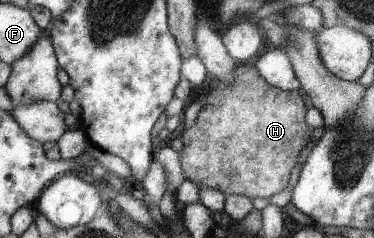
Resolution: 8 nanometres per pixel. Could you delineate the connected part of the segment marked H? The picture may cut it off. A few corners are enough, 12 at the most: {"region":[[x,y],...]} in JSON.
{"region":[[240,63],[183,132],[186,179],[289,188],[313,140],[306,92]]}

